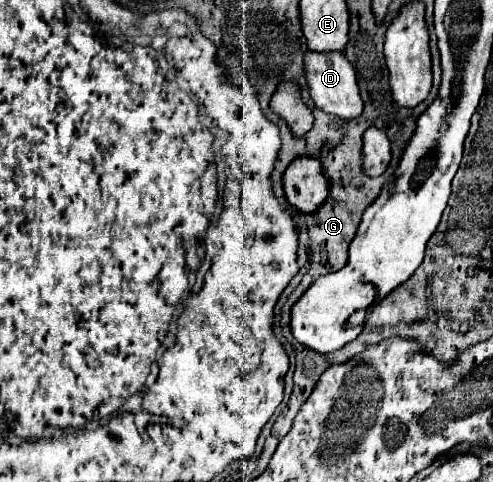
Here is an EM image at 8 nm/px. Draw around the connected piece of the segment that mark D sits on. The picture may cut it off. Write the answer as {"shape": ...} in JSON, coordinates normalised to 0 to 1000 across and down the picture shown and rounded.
{"shape":[[[621,106],[617,110],[617,156],[625,168],[625,189],[641,222],[649,222],[657,234],[682,239],[690,247],[718,247],[734,239],[734,205],[722,172],[722,147],[698,122],[690,106],[665,106],[665,110],[645,110],[645,106]]]}

